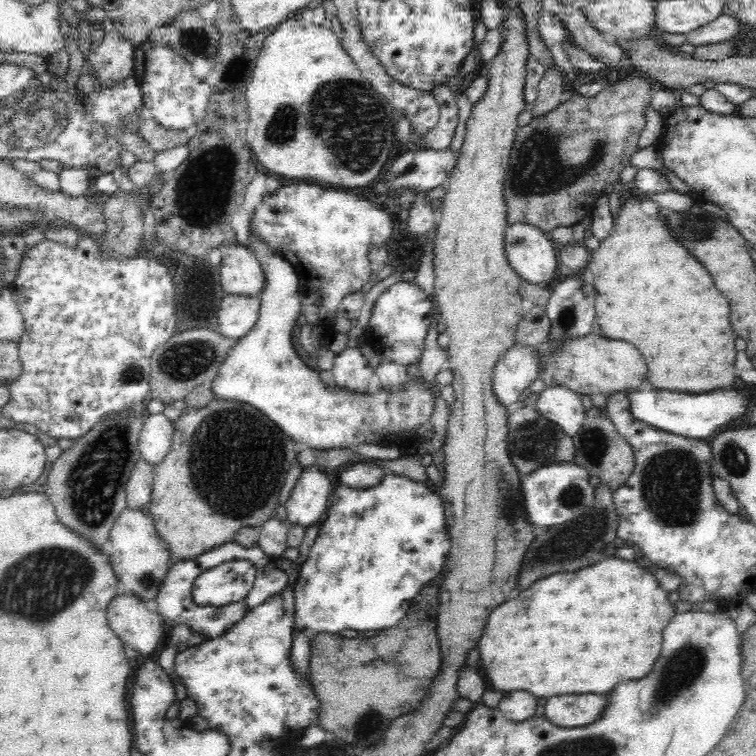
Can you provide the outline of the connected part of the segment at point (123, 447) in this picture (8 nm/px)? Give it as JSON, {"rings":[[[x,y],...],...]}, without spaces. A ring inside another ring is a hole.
{"rings":[[[142,406],[130,407],[126,411],[111,412],[104,415],[88,432],[72,439],[72,446],[63,450],[60,456],[51,464],[47,472],[47,486],[45,491],[52,500],[57,518],[64,526],[84,535],[90,543],[101,550],[101,544],[109,539],[109,532],[120,514],[127,508],[126,485],[134,467],[141,459],[139,452],[139,434],[146,417]]]}

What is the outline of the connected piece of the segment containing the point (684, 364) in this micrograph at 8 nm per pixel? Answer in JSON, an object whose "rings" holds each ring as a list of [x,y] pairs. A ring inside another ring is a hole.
{"rings":[[[630,196],[619,203],[610,236],[600,241],[596,251],[590,253],[587,268],[592,272],[597,293],[595,320],[604,336],[632,343],[642,353],[649,368],[649,388],[705,393],[733,387],[737,357],[734,340],[738,336],[730,324],[729,303],[716,288],[707,269],[672,236],[666,218],[660,212],[662,209],[658,208],[652,216],[642,211],[646,199],[649,198]]]}

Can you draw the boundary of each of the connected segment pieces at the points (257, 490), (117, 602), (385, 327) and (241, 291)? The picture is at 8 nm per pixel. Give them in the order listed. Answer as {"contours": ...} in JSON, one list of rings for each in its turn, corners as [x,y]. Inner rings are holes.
{"contours":[[[[215,399],[208,404],[208,406],[200,409],[194,407],[187,408],[186,406],[178,418],[173,422],[173,427],[174,430],[170,450],[167,452],[164,460],[153,467],[152,494],[146,508],[146,512],[155,524],[158,535],[160,535],[160,538],[166,542],[170,549],[170,556],[173,562],[193,559],[195,556],[200,556],[203,552],[209,551],[211,548],[216,548],[218,544],[221,545],[234,541],[236,532],[243,526],[260,528],[264,522],[273,518],[273,512],[279,505],[278,495],[280,494],[280,488],[284,486],[288,468],[290,468],[292,460],[294,460],[297,455],[294,454],[295,442],[292,442],[290,436],[278,436],[278,432],[282,432],[282,429],[276,427],[266,415],[262,414],[262,411],[255,410],[250,404],[229,401],[226,399]]],[[[133,594],[118,595],[108,606],[110,628],[123,644],[140,656],[156,652],[164,639],[164,626],[153,606]]],[[[400,281],[384,290],[373,305],[368,323],[368,330],[382,343],[382,359],[404,365],[419,362],[431,315],[432,304],[416,282]]],[[[233,244],[234,248],[220,260],[220,284],[224,294],[259,296],[265,284],[261,262],[247,245]]]]}

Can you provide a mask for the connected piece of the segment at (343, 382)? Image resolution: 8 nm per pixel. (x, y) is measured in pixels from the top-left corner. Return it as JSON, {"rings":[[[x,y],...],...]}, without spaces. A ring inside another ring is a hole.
{"rings":[[[347,346],[339,352],[333,360],[331,370],[336,385],[346,387],[348,391],[365,391],[369,379],[375,374],[372,365],[357,346]]]}

